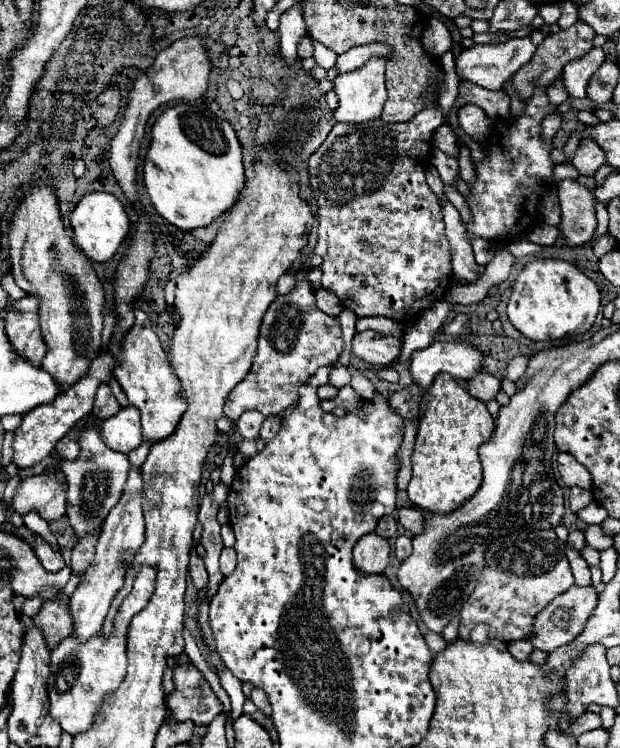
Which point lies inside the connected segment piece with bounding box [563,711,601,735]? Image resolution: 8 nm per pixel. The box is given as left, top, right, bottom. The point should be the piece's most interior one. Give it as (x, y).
(588, 721)

